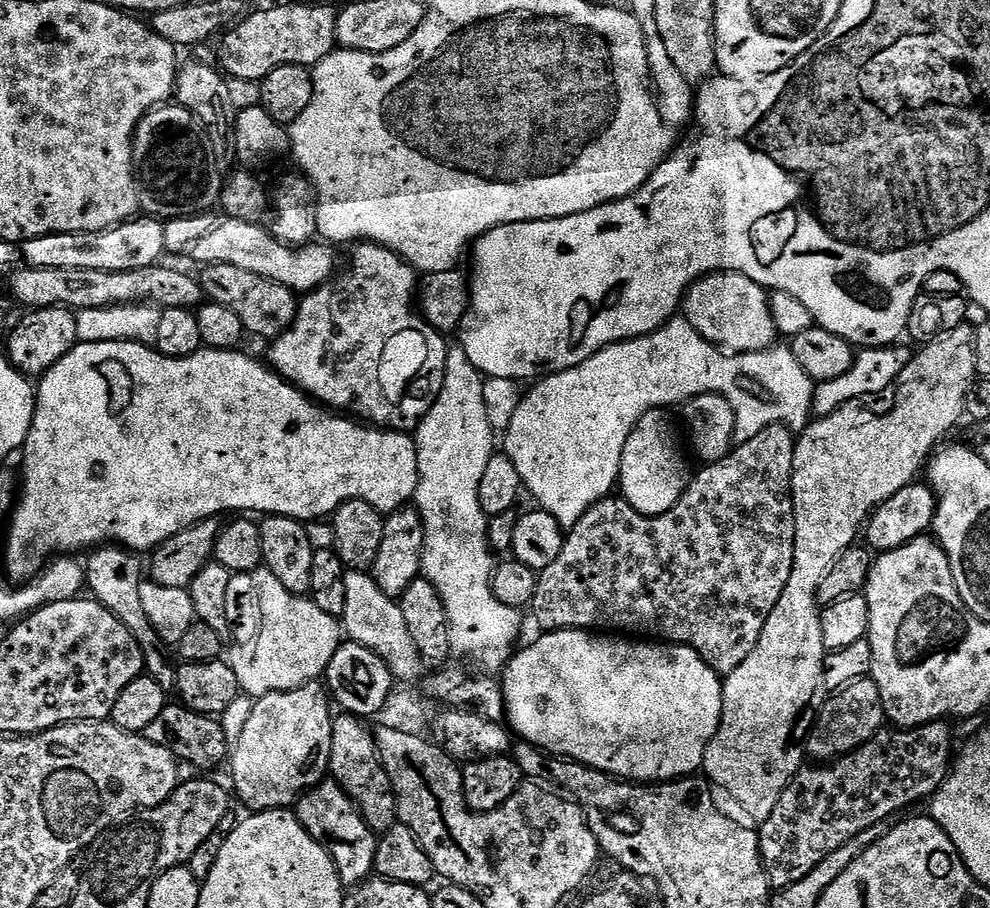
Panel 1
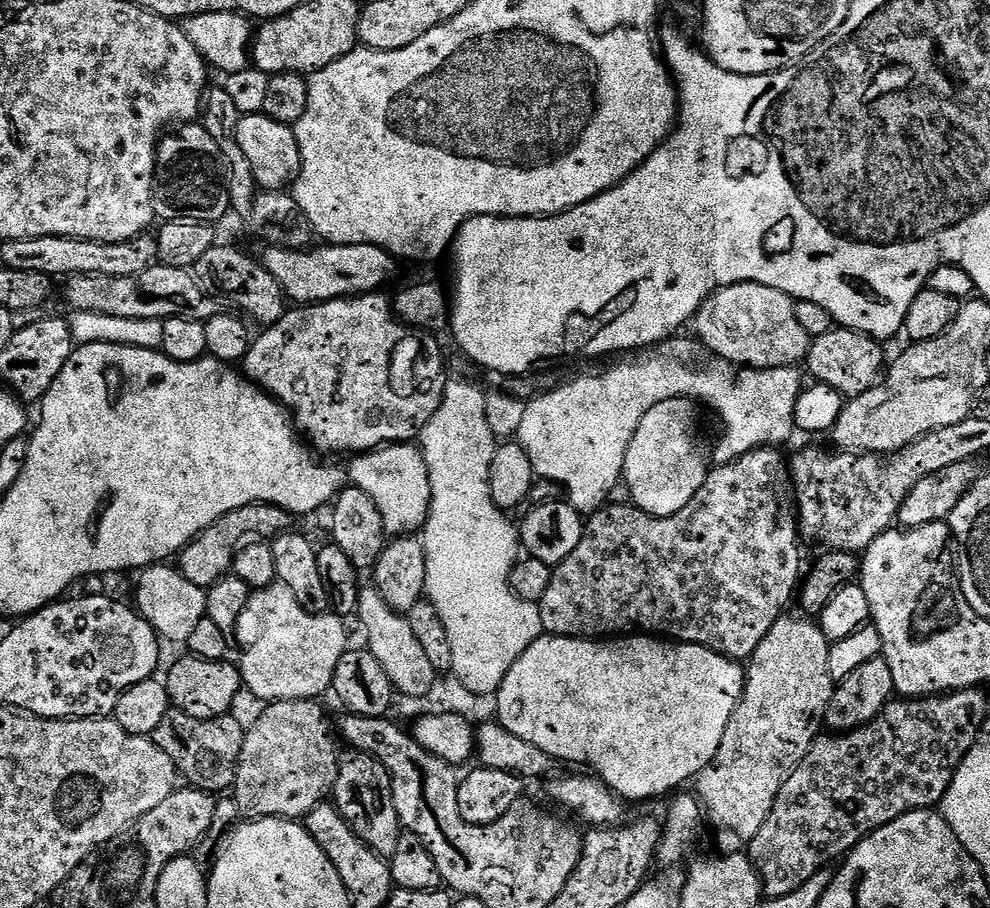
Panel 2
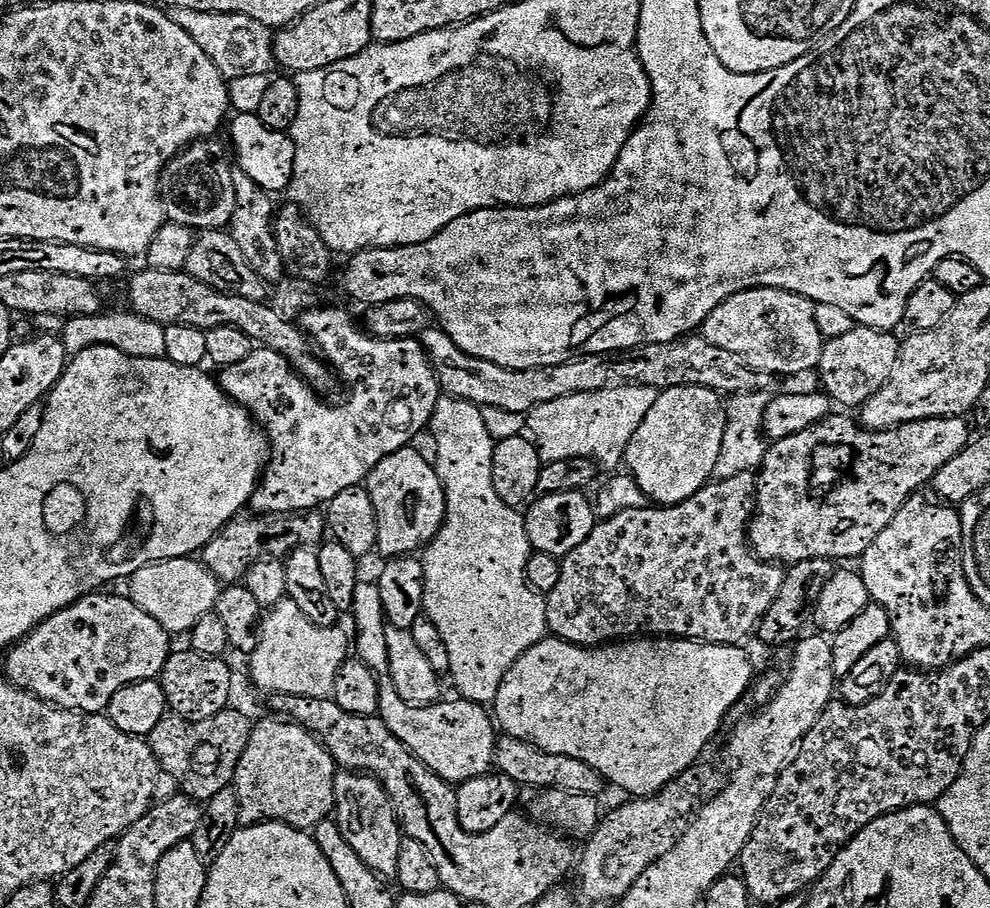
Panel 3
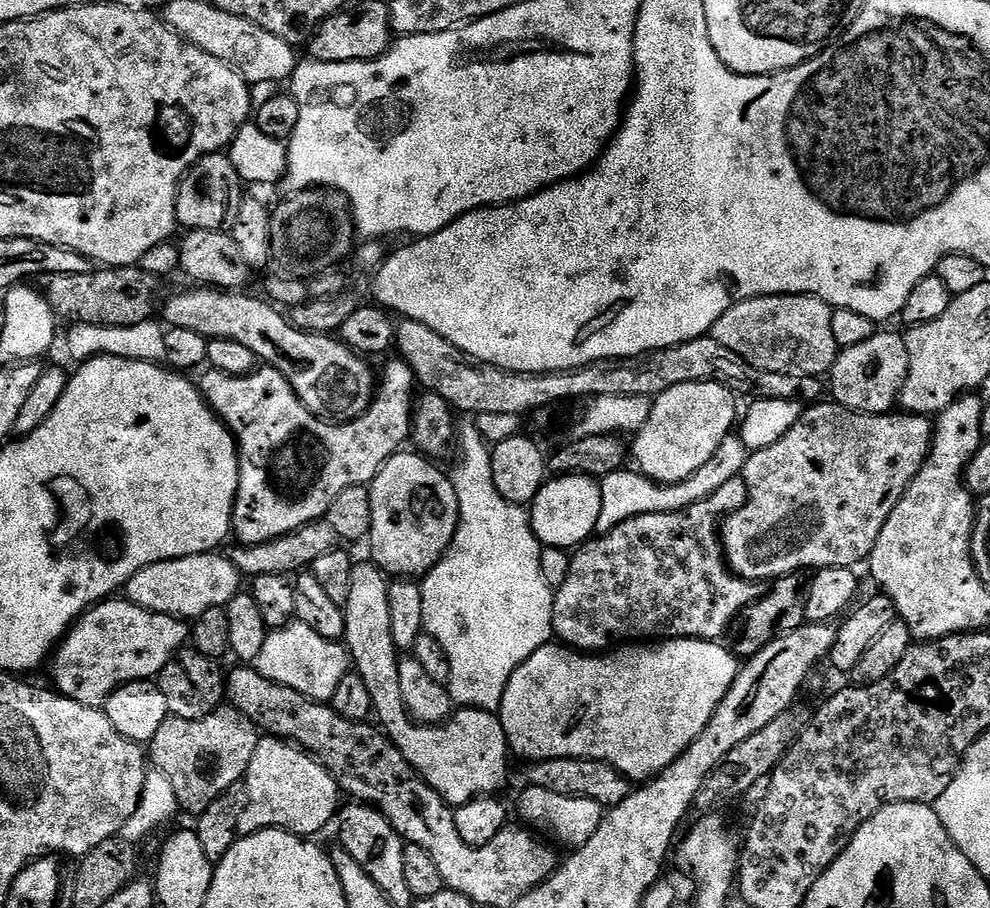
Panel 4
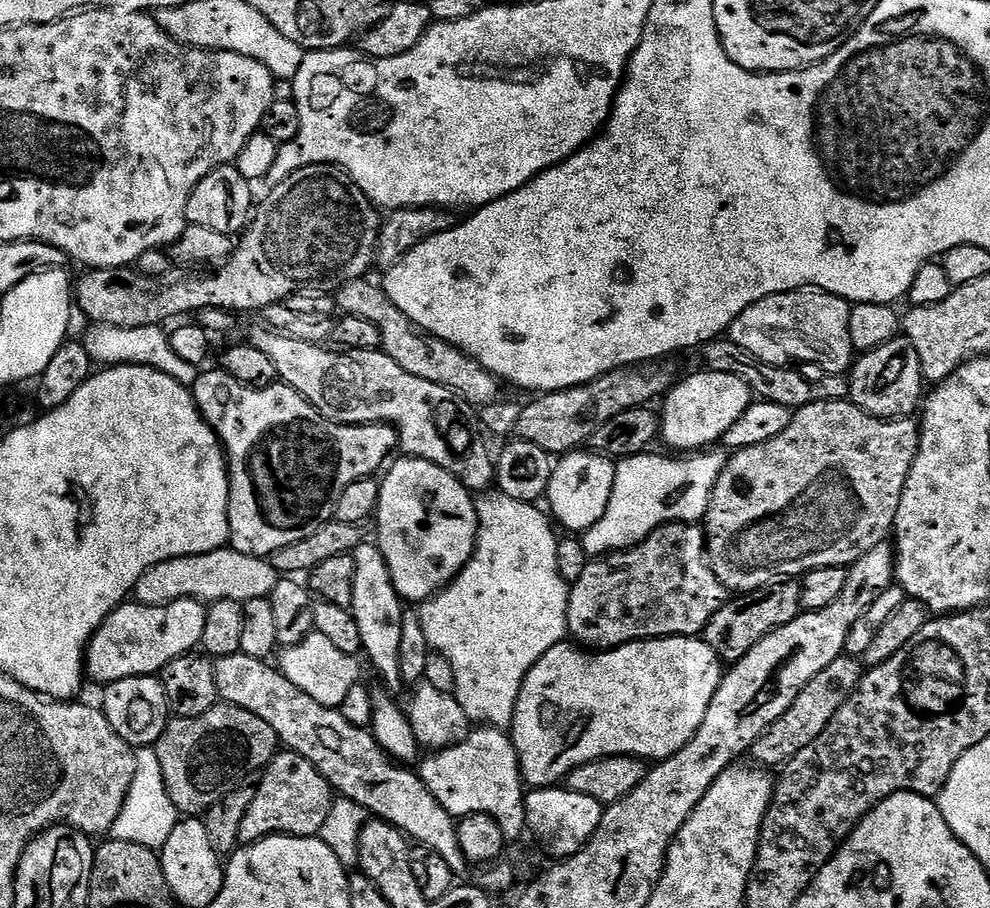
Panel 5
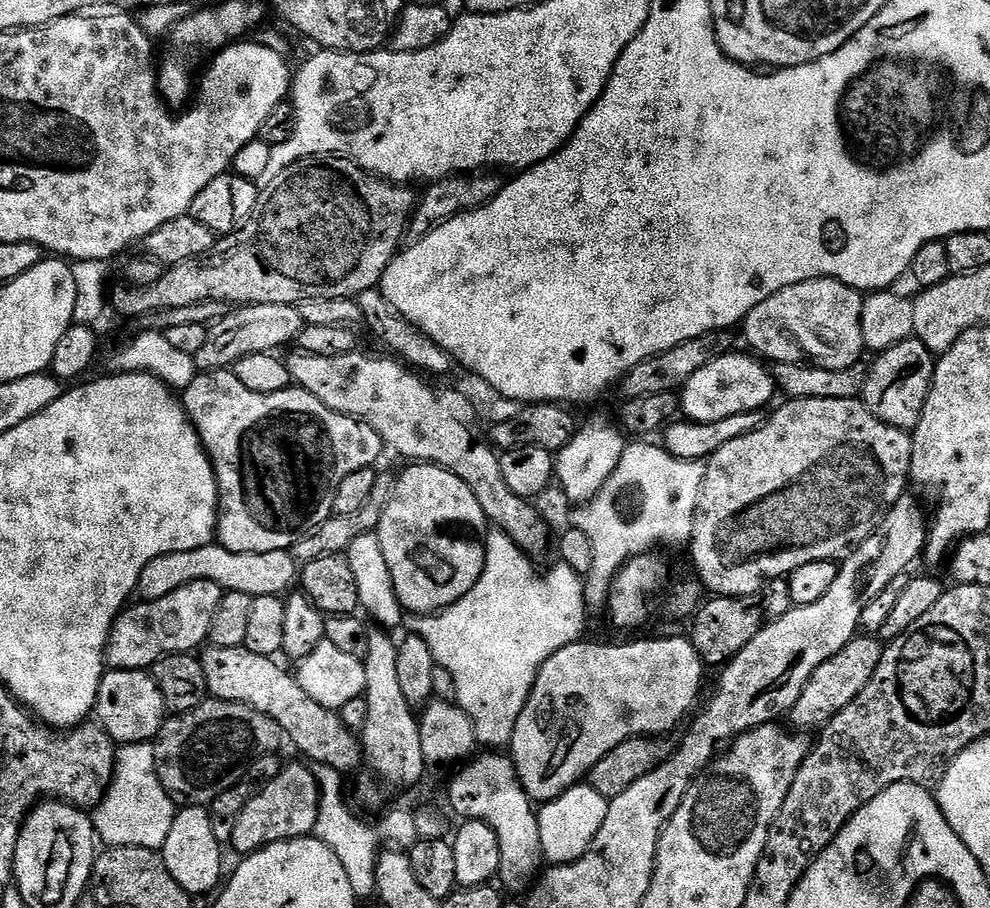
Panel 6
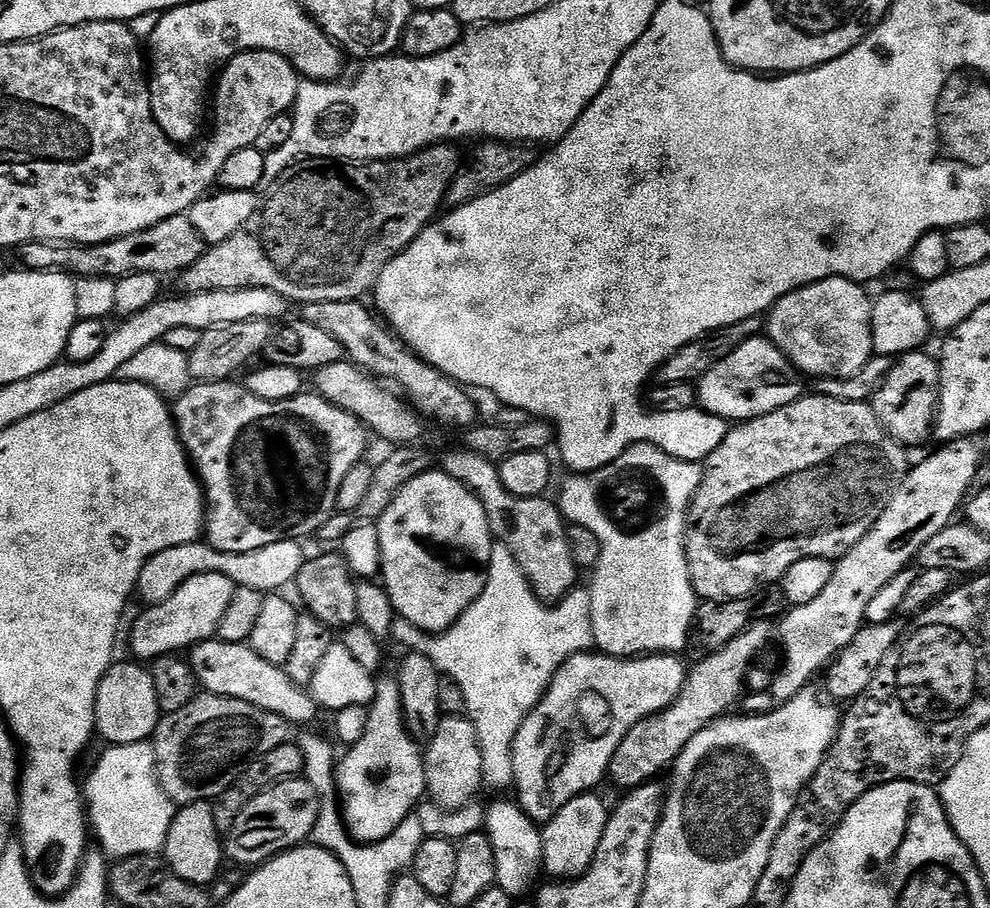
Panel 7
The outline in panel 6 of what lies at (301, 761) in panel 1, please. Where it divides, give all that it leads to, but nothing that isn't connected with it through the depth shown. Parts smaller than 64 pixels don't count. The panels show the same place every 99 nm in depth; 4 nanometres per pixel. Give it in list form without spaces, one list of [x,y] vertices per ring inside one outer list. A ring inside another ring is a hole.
[[[285,763],[280,769],[278,778],[267,784],[244,807],[242,814],[238,814],[230,831],[232,844],[240,854],[251,854],[266,844],[296,840],[299,836],[315,833],[320,814],[320,787],[316,781],[315,771],[307,763],[304,764]]]

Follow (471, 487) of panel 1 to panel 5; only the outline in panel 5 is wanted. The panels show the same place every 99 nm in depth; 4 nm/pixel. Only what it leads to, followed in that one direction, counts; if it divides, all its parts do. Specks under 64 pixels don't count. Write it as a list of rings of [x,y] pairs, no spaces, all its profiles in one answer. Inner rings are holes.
[[[484,494],[476,500],[480,529],[471,562],[437,596],[423,601],[418,611],[422,630],[426,630],[429,649],[444,656],[453,668],[456,679],[454,695],[469,721],[504,730],[514,718],[518,694],[526,674],[539,662],[542,654],[546,654],[546,650],[565,643],[569,635],[570,584],[560,577],[560,540],[549,513],[539,512],[535,503],[526,500],[515,500],[503,494],[492,495]]]

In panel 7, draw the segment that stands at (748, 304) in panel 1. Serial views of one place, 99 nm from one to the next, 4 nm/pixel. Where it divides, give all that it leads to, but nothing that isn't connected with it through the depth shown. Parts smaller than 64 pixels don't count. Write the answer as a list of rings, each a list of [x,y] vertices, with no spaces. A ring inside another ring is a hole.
[[[835,276],[834,278],[826,278],[825,280],[819,280],[818,282],[814,282],[810,286],[806,286],[805,288],[800,288],[797,292],[791,292],[790,294],[786,294],[782,297],[776,304],[776,307],[771,309],[767,313],[766,316],[766,332],[769,337],[776,338],[776,335],[779,332],[788,331],[788,344],[787,347],[790,349],[792,347],[791,355],[793,357],[800,356],[800,360],[798,359],[798,364],[801,369],[805,373],[808,372],[817,372],[817,377],[820,378],[843,378],[845,376],[857,376],[860,371],[862,371],[865,366],[873,359],[874,349],[872,346],[872,305],[874,303],[873,297],[868,297],[868,292],[863,283],[848,280],[844,276]]]

